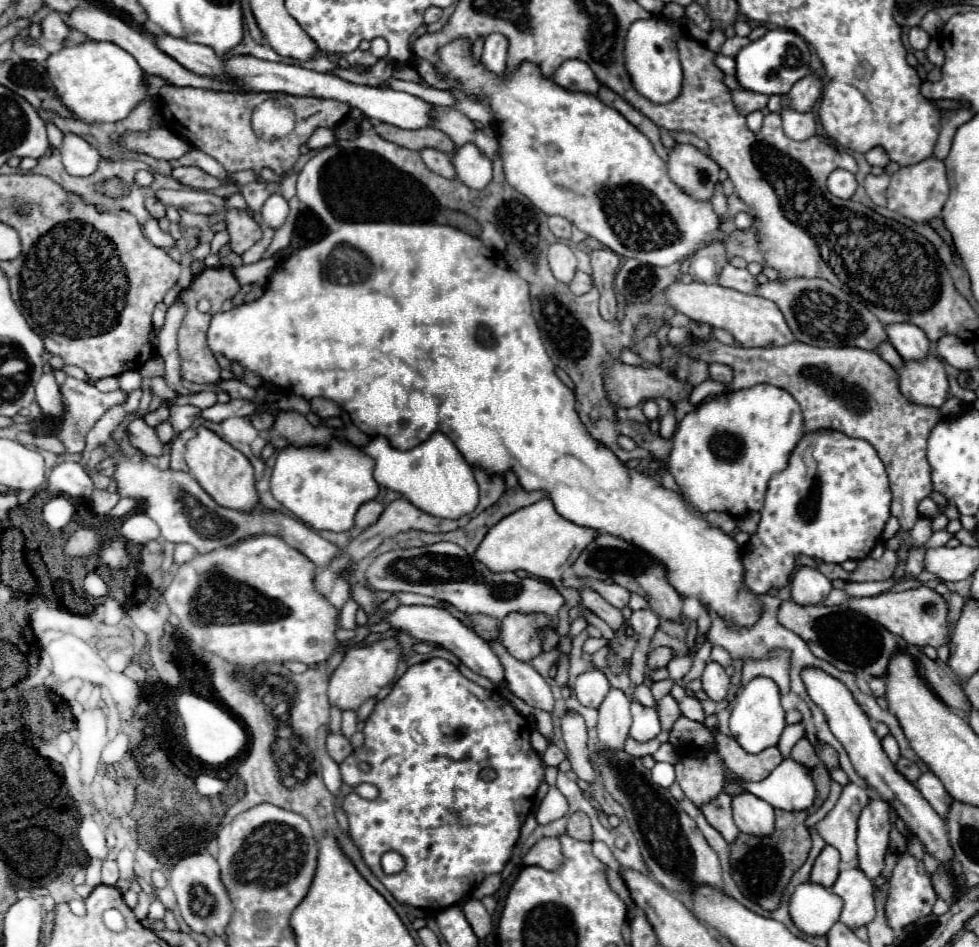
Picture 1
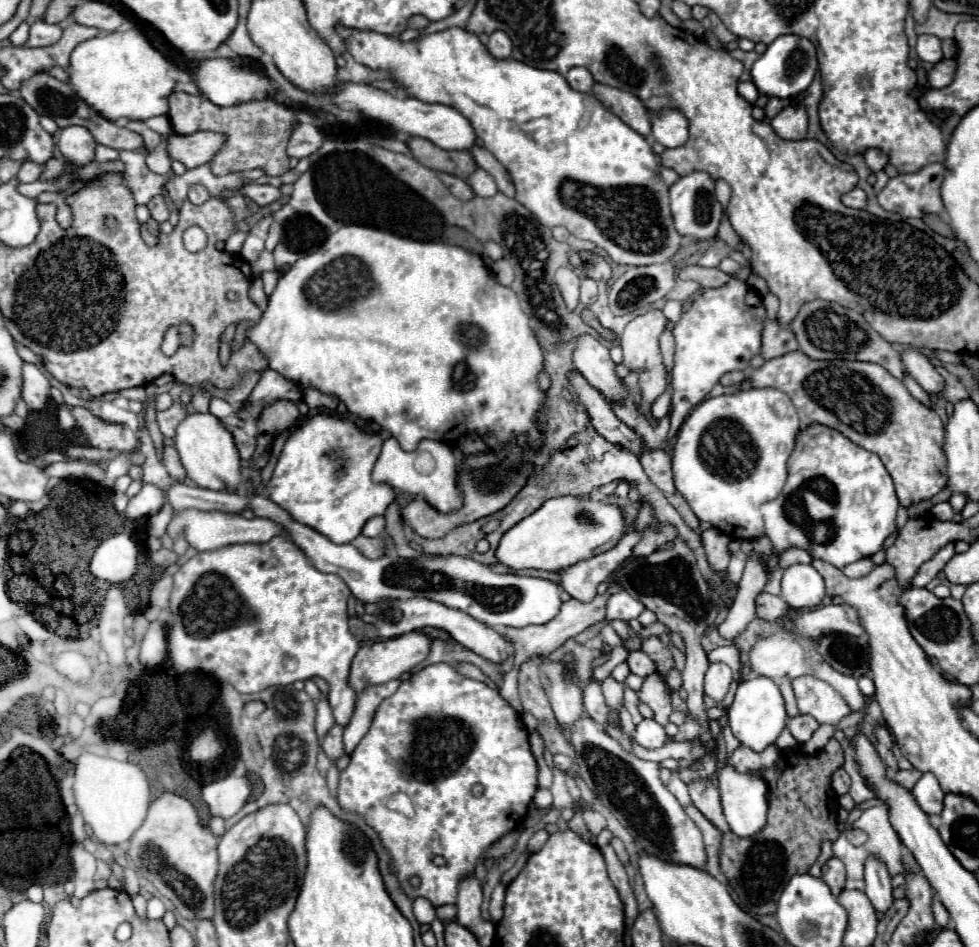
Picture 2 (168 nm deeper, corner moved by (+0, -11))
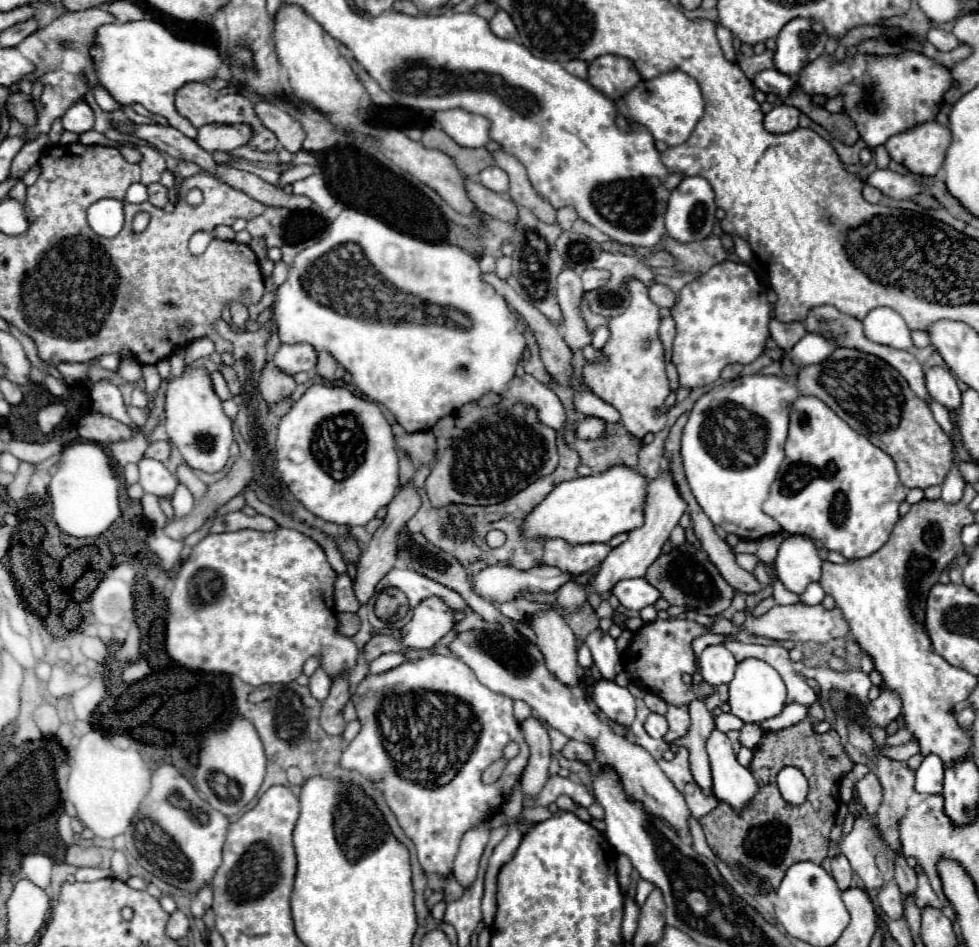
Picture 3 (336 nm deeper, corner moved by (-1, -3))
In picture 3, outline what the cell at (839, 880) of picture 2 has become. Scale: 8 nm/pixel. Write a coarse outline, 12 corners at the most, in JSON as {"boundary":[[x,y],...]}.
{"boundary":[[846,856],[832,858],[832,876],[840,890],[850,888],[852,868]]}

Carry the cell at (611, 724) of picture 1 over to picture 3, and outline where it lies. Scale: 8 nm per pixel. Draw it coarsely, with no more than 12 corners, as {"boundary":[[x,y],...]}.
{"boundary":[[592,630],[590,648],[602,678],[622,672],[616,640],[604,630]]}

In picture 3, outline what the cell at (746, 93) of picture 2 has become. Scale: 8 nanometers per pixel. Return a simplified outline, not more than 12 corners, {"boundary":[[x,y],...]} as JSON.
{"boundary":[[774,68],[752,80],[764,94],[788,96],[796,86],[792,76]]}

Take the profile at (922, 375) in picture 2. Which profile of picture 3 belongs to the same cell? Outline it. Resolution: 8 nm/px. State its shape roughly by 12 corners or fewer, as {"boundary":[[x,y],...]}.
{"boundary":[[944,366],[926,370],[930,396],[946,410],[960,408],[960,390]]}

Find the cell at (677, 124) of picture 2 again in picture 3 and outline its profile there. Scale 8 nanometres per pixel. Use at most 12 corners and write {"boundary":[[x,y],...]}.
{"boundary":[[672,70],[616,102],[616,124],[678,146],[704,114],[700,86]]}

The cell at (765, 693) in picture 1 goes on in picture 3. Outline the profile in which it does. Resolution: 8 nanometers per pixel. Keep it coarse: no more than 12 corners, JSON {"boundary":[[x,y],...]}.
{"boundary":[[758,658],[738,662],[732,714],[760,724],[782,712],[786,686]]}

